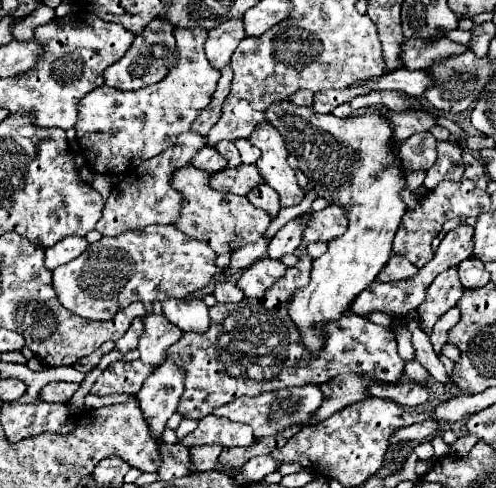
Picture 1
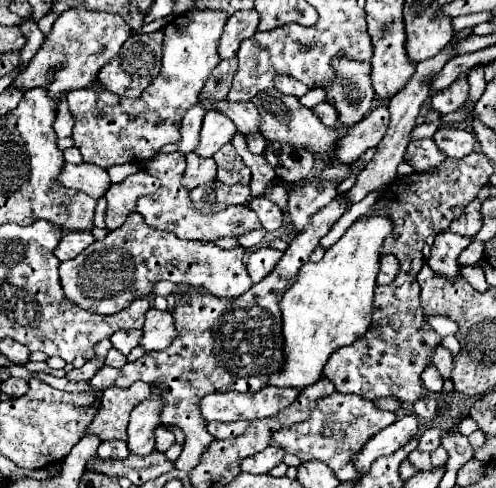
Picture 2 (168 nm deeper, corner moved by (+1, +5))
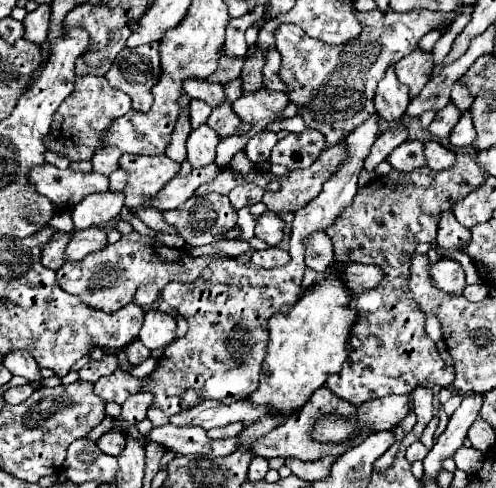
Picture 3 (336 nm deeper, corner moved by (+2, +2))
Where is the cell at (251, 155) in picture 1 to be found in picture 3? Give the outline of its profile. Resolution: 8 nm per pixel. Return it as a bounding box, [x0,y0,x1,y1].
[245,131,277,165]

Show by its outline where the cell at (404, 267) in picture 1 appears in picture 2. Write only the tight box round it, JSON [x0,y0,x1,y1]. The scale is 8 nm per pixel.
[378,254,398,284]

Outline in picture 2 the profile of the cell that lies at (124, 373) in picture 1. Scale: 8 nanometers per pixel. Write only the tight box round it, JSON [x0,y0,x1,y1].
[90,194,350,472]

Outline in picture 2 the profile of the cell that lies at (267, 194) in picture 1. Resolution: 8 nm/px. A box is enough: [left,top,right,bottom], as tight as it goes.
[250,196,284,232]

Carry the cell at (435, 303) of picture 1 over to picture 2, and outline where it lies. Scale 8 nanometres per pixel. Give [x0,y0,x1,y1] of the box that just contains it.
[428,230,472,278]

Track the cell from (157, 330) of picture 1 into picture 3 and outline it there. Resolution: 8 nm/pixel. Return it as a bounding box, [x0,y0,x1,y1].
[139,309,177,349]

